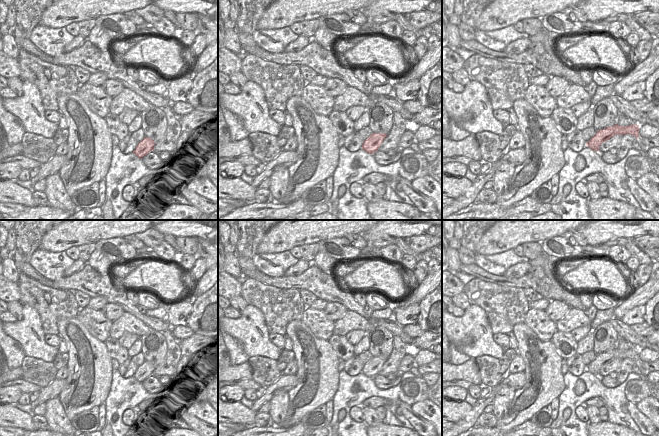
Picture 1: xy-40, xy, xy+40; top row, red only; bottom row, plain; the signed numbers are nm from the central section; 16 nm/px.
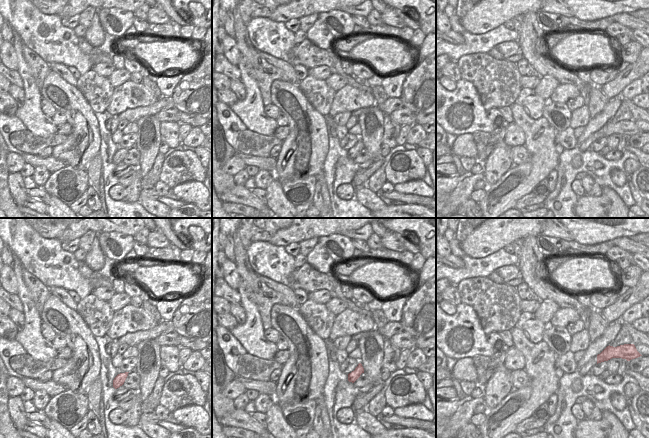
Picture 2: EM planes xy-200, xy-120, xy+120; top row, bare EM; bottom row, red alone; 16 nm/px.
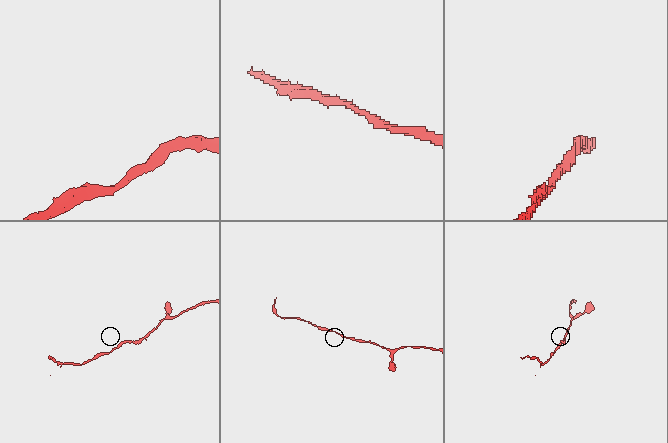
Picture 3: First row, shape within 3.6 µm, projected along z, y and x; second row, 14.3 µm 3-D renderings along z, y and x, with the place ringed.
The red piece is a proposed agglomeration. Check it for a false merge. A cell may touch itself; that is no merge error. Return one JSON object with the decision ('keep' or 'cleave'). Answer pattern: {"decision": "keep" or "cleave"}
{"decision": "keep"}

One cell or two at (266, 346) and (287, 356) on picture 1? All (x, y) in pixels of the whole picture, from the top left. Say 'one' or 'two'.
two

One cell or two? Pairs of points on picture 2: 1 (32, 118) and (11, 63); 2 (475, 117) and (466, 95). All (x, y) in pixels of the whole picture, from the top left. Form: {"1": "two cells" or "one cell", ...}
{"1": "two cells", "2": "one cell"}

